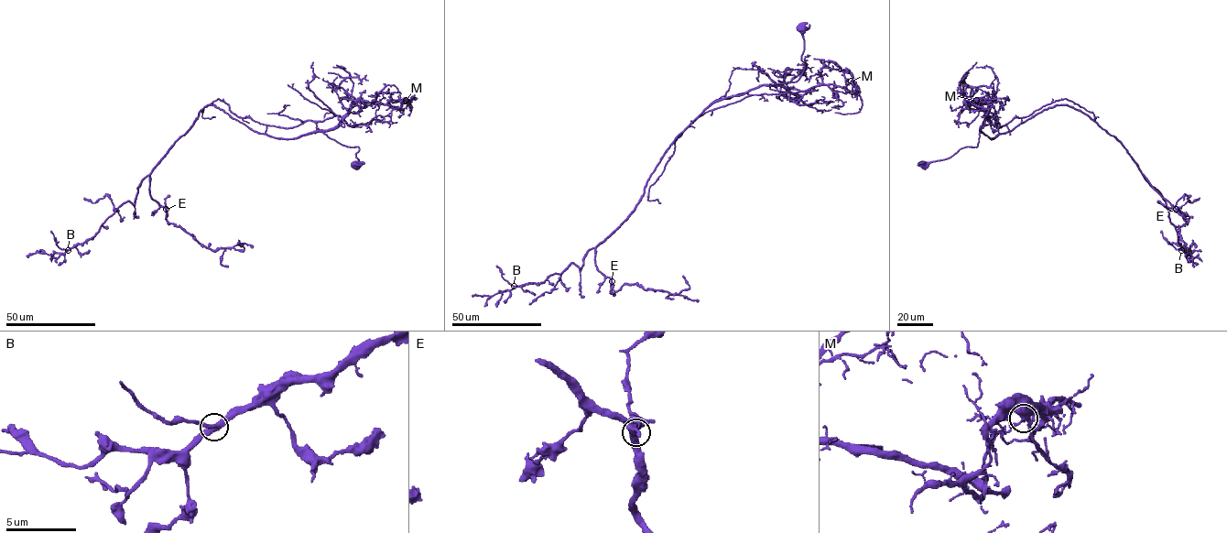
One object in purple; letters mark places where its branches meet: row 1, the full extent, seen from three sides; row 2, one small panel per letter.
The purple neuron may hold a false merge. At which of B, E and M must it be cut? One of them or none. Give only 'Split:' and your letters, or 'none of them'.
Split: M

